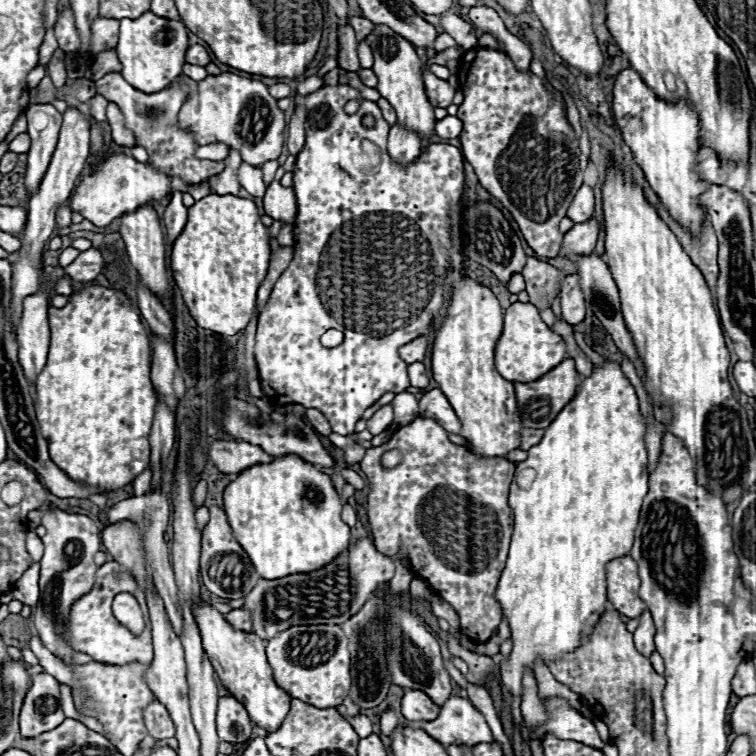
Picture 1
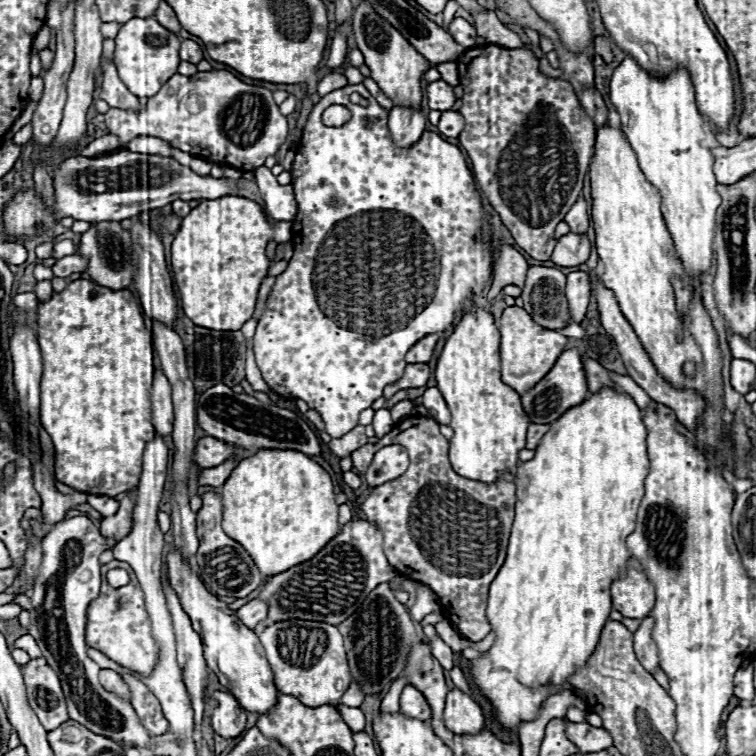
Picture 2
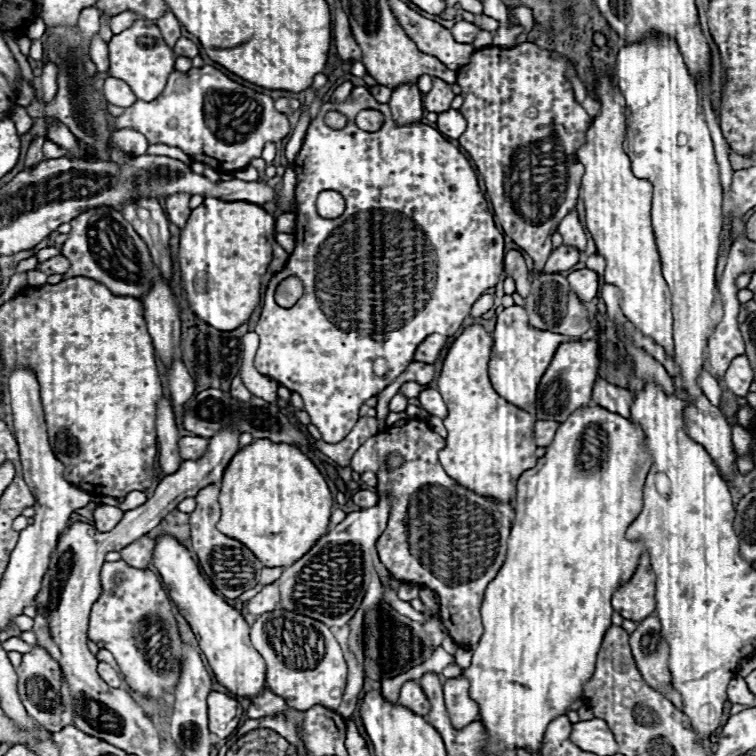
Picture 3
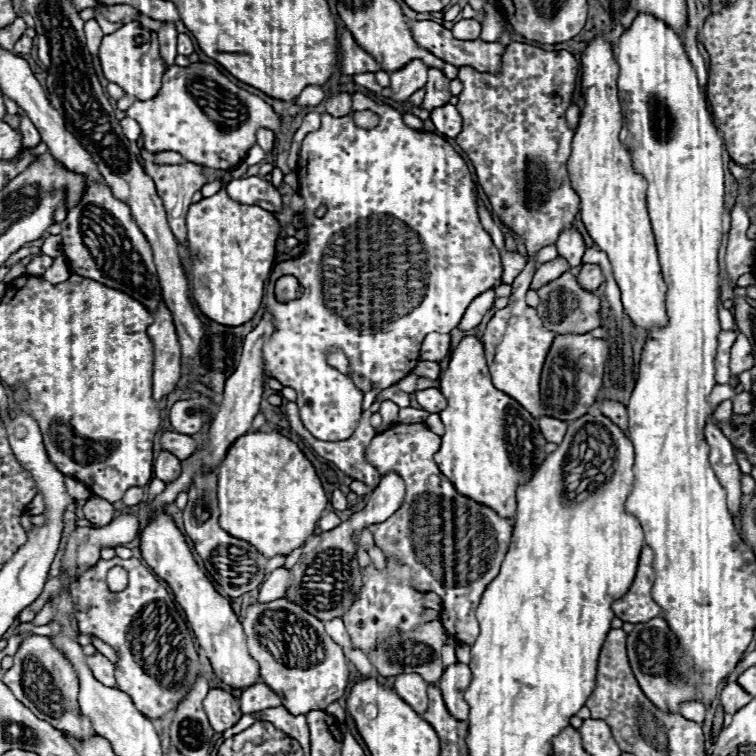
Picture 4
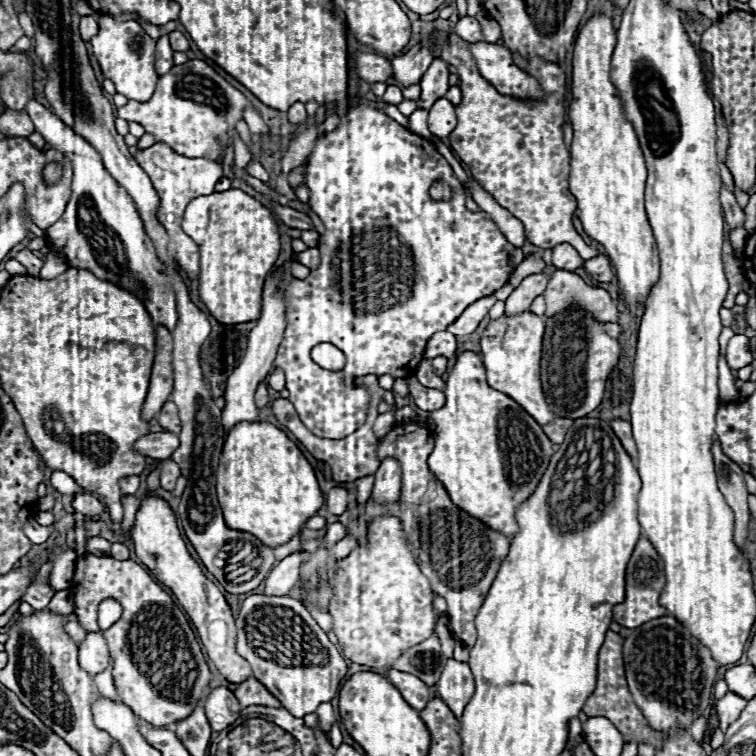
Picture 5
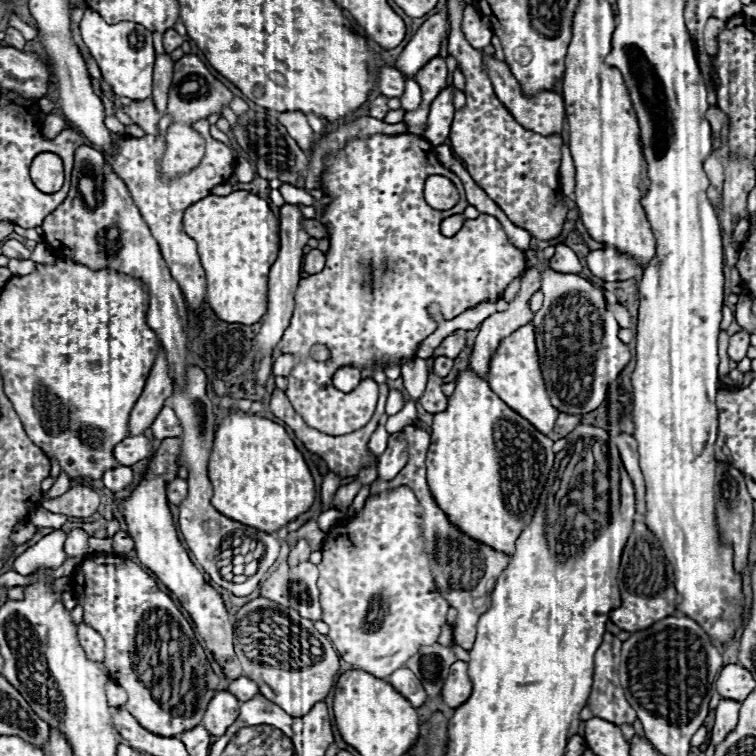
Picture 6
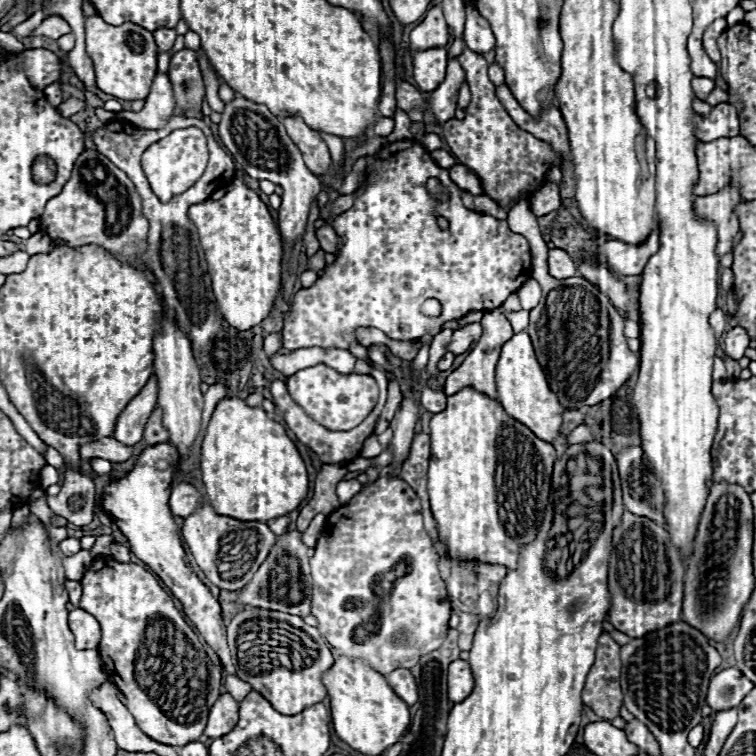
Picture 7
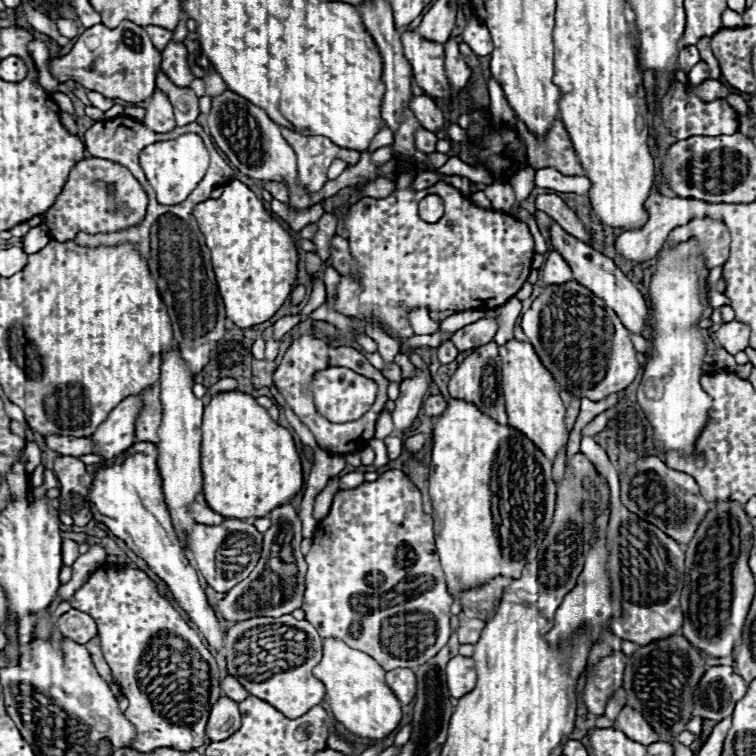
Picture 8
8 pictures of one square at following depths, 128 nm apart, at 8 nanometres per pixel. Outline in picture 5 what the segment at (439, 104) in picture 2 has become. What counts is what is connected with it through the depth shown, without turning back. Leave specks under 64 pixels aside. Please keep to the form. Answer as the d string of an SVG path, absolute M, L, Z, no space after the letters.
M434 58L430 68L426 70L426 74L420 80L422 86L422 96L418 100L418 108L432 108L432 104L436 100L440 100L446 92L448 92L448 70L446 70L446 62L440 58Z

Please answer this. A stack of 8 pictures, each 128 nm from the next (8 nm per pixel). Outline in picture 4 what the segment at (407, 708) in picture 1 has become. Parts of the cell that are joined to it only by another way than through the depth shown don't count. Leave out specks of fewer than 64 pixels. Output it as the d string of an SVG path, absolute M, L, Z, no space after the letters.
M400 674L400 676L396 676L396 682L394 682L396 694L406 704L410 704L418 714L424 714L428 708L426 688L428 688L428 682L424 682L416 674Z

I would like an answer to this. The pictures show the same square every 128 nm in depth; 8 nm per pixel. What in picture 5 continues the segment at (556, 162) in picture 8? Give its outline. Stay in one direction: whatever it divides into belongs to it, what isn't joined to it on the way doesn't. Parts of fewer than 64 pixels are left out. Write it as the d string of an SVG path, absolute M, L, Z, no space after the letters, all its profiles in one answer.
M468 44L472 58L480 74L490 80L500 94L510 94L516 98L540 98L542 90L532 76L522 72L512 62L512 52L502 44Z

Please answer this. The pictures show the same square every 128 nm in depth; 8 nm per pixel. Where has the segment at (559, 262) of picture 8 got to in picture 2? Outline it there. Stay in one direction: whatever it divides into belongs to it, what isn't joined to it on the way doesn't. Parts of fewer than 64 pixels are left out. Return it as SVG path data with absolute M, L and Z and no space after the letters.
M580 196L576 200L576 204L570 208L570 212L566 214L564 222L570 226L570 232L578 232L578 234L584 234L588 230L588 224L590 224L590 218L588 218L588 208L586 208L586 200L584 196Z

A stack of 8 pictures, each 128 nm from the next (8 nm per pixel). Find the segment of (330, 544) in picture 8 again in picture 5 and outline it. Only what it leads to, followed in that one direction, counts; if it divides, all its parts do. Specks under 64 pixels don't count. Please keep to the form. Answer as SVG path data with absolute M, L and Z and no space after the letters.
M384 516L368 524L368 546L356 546L348 558L338 560L338 568L328 582L334 588L334 598L330 600L330 614L334 618L334 634L340 640L342 654L348 656L356 664L388 670L392 662L406 648L420 644L434 632L438 616L434 612L432 600L436 594L430 590L428 578L420 572L418 564L414 562L406 546L402 524L398 518Z

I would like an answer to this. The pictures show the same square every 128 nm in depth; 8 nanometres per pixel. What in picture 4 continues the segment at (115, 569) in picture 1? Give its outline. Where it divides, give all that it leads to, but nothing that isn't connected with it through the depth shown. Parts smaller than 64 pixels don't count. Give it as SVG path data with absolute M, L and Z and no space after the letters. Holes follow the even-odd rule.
M112 558L112 560L98 560L96 566L82 572L78 582L72 584L72 596L76 600L76 618L78 628L82 634L92 634L106 642L110 648L116 650L116 688L126 692L134 706L148 718L160 718L166 712L174 710L180 700L188 694L194 680L202 674L198 652L194 648L194 642L190 638L190 632L186 628L184 618L176 610L174 598L168 594L168 590L156 580L156 576L136 558ZM112 566L122 566L128 570L128 588L122 592L110 592L106 586L106 572Z

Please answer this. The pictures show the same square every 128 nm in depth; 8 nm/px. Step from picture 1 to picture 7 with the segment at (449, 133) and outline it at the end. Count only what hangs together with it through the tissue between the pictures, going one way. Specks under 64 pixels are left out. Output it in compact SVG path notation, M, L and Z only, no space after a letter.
M448 60L448 70L444 82L430 94L430 106L434 112L434 118L444 124L450 118L454 118L456 102L458 102L458 88L466 80L464 70L460 68L458 60Z

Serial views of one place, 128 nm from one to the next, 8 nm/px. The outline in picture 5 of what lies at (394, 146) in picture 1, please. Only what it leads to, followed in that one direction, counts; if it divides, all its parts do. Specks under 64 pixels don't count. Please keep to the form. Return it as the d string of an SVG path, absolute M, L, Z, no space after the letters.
M422 36L422 42L414 48L410 48L406 54L396 56L392 60L392 70L396 76L396 86L404 88L408 84L420 84L420 76L428 70L430 62L434 60L430 42L426 36Z

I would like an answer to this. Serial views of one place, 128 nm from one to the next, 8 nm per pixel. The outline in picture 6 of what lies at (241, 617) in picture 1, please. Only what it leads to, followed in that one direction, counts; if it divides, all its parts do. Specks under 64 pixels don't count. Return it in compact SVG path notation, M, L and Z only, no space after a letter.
M300 540L300 542L292 548L292 552L290 552L290 556L288 556L288 564L300 564L300 562L308 560L310 552L312 552L310 546L308 546L304 540Z

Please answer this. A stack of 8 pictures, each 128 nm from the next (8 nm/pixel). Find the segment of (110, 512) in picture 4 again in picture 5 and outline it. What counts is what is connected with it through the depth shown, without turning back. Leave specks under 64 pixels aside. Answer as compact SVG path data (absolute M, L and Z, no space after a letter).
M84 492L84 494L74 496L72 506L74 506L74 510L76 510L76 512L84 514L86 518L98 518L98 516L102 516L102 514L104 514L104 510L106 510L106 508L104 508L104 504L102 504L96 496L92 496L90 492Z

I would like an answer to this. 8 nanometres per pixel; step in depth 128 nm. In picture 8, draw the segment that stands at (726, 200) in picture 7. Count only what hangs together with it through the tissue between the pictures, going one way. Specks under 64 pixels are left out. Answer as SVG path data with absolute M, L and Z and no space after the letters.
M694 218L684 226L678 226L670 232L666 244L678 244L688 238L698 238L702 244L702 256L708 268L716 268L728 260L730 254L730 232L722 220L712 218Z

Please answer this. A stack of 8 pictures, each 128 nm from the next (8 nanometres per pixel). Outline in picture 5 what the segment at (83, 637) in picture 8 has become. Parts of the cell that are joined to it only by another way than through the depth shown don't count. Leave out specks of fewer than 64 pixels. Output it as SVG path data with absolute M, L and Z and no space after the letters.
M90 632L80 646L80 666L90 674L96 676L108 668L108 648L102 634Z

